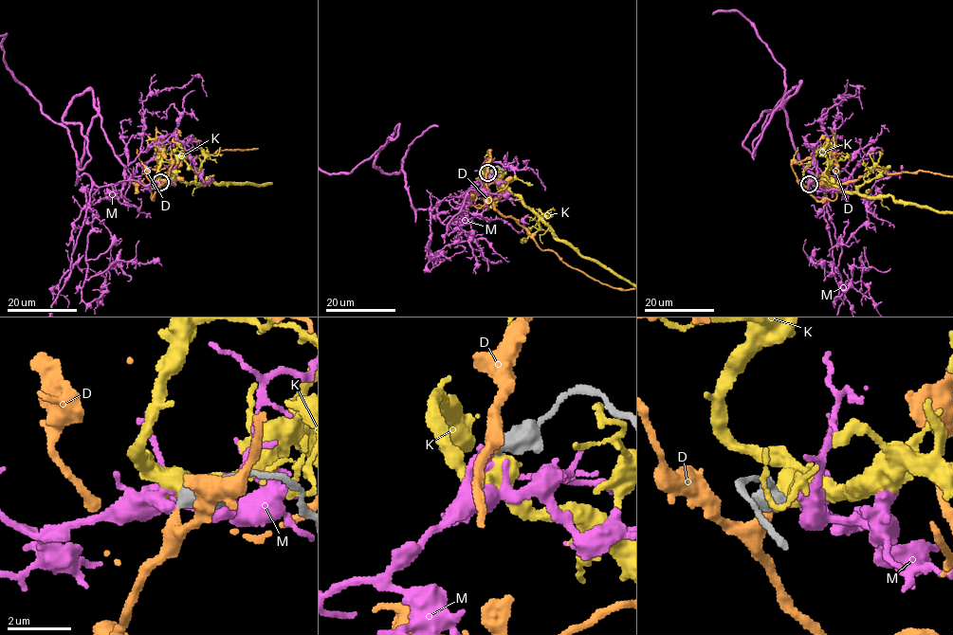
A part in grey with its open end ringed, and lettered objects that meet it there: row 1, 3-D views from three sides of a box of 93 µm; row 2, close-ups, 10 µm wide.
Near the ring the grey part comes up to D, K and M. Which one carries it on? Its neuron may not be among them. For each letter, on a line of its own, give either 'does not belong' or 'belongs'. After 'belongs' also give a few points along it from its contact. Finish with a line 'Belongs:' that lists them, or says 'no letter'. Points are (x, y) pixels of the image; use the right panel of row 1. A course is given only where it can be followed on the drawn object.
D: belongs
K: does not belong
M: does not belong
Belongs: D

